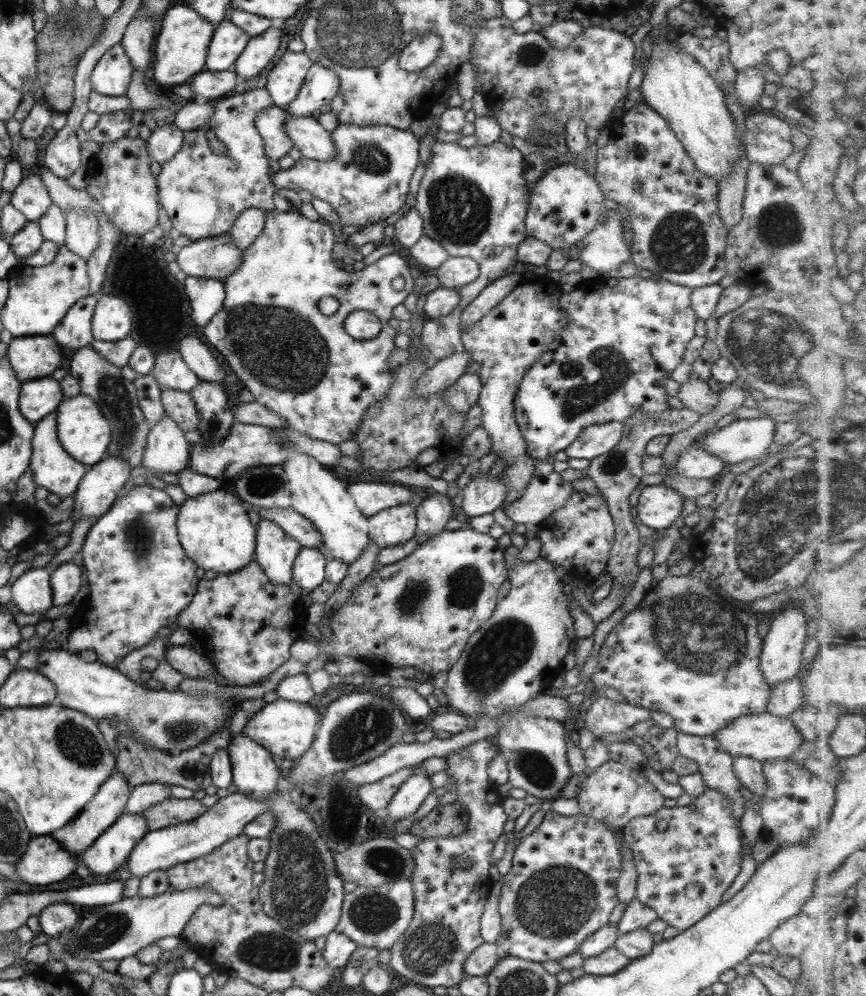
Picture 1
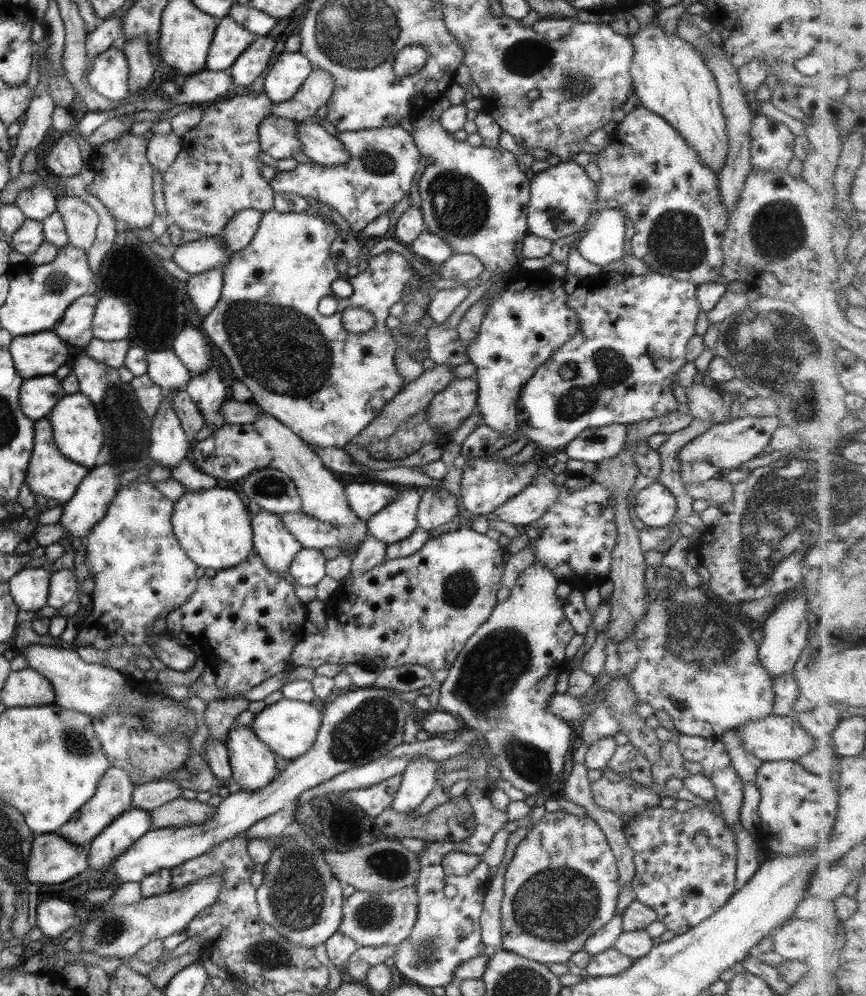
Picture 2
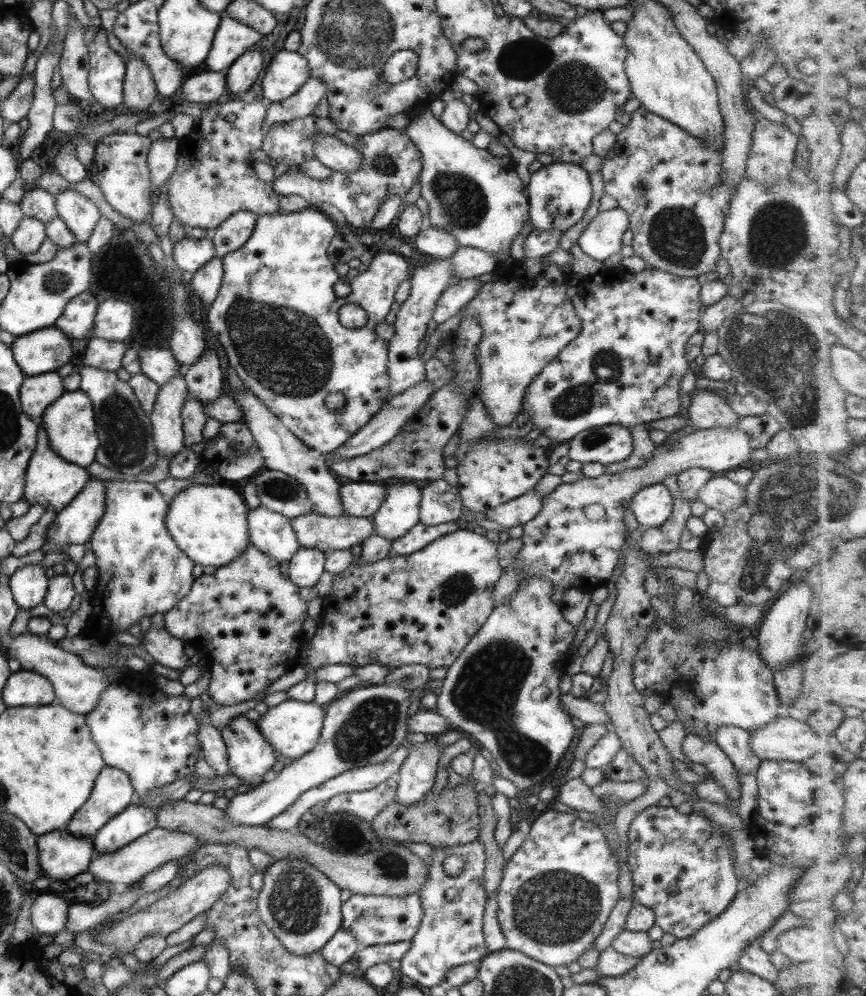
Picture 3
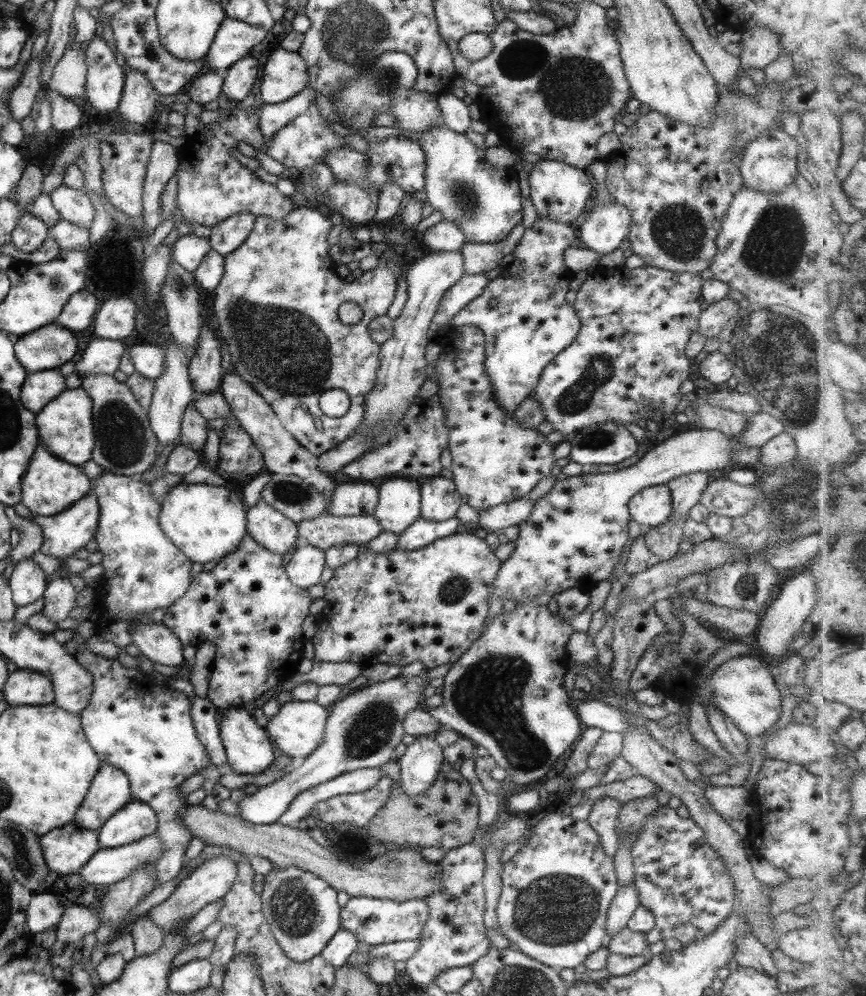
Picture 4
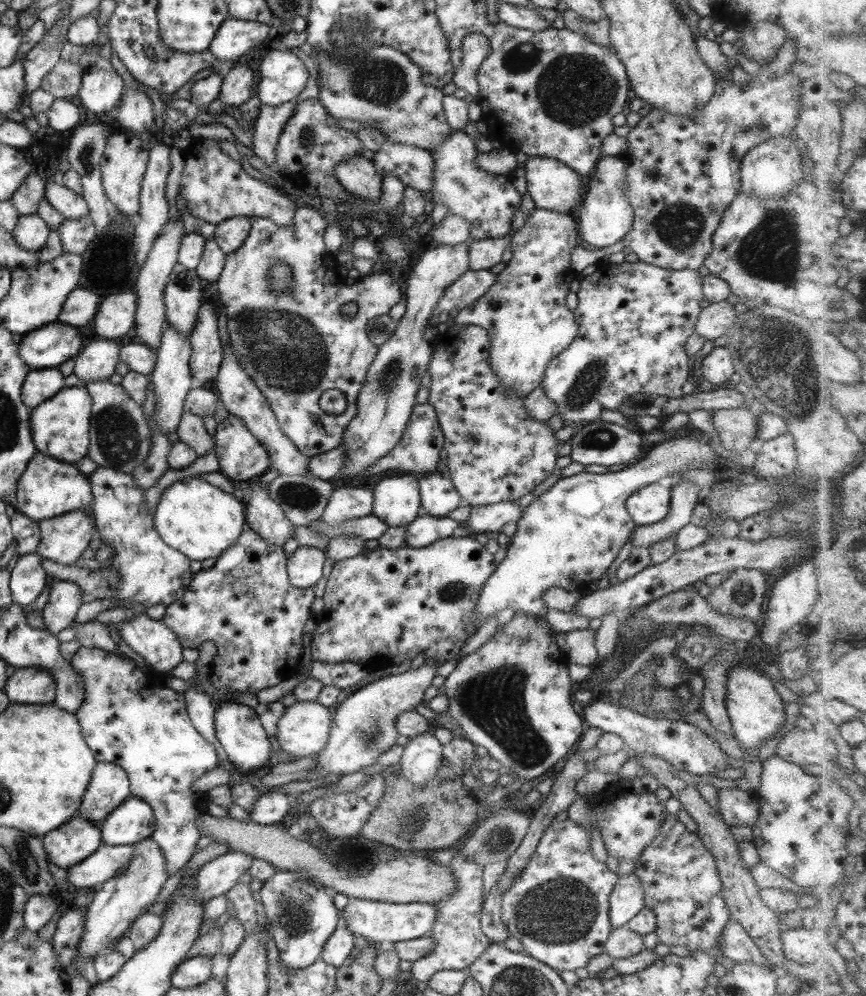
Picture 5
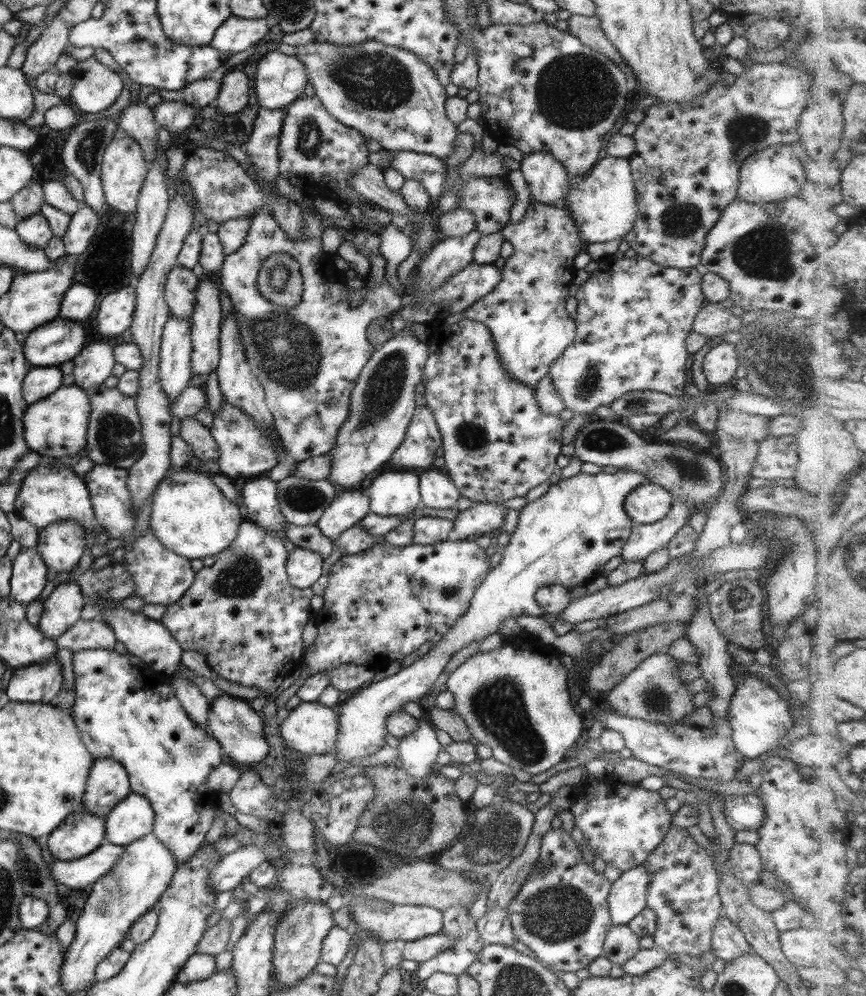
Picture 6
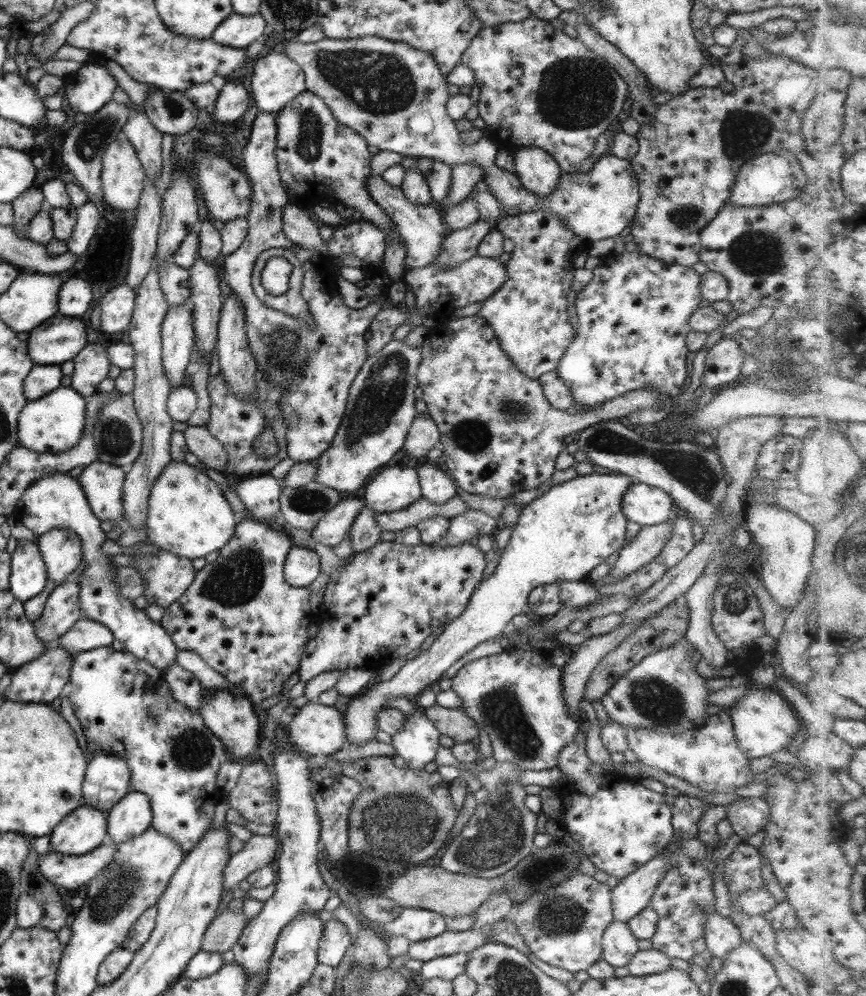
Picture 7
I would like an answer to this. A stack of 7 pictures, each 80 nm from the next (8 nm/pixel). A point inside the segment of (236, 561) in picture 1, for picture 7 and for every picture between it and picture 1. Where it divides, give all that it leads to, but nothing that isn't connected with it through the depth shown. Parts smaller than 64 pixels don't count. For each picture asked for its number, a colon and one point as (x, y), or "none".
2: (211, 525)
3: (208, 523)
4: (202, 521)
5: (199, 520)
6: (189, 516)
7: (187, 515)

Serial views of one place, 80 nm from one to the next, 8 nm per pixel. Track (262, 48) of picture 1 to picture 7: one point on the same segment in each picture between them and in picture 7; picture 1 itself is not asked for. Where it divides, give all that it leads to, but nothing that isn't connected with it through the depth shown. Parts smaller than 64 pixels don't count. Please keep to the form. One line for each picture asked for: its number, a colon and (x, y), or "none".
2: (251, 62)
3: (242, 72)
4: (240, 76)
5: (235, 89)
6: (231, 98)
7: (231, 102)

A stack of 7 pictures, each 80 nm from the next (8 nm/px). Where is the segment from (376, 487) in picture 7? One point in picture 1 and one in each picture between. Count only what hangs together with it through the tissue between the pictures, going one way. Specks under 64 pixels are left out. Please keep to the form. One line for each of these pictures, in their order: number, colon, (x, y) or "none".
1: (394, 525)
2: (396, 520)
3: (399, 510)
4: (398, 505)
5: (396, 500)
6: (393, 493)

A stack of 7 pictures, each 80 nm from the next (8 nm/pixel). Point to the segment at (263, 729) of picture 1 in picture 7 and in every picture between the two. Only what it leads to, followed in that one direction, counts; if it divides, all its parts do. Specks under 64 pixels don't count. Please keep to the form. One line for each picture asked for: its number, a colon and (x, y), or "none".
2: (288, 728)
3: (292, 728)
4: (297, 729)
5: (302, 730)
6: (310, 729)
7: (316, 730)

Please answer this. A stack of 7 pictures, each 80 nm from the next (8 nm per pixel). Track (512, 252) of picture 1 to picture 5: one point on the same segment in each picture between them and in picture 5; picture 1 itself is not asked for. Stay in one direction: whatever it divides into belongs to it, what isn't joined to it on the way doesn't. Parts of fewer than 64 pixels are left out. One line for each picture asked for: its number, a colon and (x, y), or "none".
2: (476, 199)
3: (477, 198)
4: (485, 203)
5: (487, 202)

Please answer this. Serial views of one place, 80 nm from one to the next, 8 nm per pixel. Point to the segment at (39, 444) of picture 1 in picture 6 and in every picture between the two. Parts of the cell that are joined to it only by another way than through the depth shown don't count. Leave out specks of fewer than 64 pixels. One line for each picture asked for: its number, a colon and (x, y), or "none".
2: (49, 473)
3: (49, 480)
4: (49, 485)
5: (47, 488)
6: (51, 493)

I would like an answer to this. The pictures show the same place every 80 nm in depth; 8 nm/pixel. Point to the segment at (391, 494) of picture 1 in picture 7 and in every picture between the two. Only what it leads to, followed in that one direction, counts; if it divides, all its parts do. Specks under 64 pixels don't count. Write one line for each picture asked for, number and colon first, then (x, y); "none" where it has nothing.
2: (364, 498)
3: (361, 499)
4: (358, 498)
5: (346, 502)
6: (349, 506)
7: (330, 530)

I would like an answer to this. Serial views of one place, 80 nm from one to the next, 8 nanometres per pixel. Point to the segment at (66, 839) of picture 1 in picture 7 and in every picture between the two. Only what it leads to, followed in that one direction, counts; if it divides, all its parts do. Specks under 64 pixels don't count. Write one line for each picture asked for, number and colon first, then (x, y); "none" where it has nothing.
2: (112, 795)
3: (112, 791)
4: (109, 790)
5: (108, 785)
6: (106, 784)
7: (106, 777)

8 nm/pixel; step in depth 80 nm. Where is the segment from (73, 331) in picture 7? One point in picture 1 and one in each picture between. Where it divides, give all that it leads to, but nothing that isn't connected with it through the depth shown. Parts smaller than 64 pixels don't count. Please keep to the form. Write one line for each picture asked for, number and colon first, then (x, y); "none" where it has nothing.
1: (31, 357)
2: (39, 354)
3: (46, 350)
4: (46, 348)
5: (49, 345)
6: (58, 341)

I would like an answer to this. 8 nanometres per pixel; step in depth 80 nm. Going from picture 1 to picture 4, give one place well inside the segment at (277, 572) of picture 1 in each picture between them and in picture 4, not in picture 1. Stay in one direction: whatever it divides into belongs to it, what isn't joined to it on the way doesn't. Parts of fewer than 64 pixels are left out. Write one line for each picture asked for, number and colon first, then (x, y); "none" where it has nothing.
2: (274, 544)
3: (271, 533)
4: (270, 529)

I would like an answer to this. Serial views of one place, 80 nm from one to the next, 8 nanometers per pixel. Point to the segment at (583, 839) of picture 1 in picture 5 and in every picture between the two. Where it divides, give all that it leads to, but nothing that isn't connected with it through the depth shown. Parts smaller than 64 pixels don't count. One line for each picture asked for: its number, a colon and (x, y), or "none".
2: (561, 885)
3: (557, 889)
4: (556, 889)
5: (557, 907)

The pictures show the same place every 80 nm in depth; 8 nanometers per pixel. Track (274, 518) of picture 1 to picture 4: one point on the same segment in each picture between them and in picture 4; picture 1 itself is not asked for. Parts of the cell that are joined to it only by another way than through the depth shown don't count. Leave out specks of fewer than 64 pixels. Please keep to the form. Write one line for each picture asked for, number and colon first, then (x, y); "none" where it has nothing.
2: (311, 533)
3: (320, 532)
4: (324, 530)

